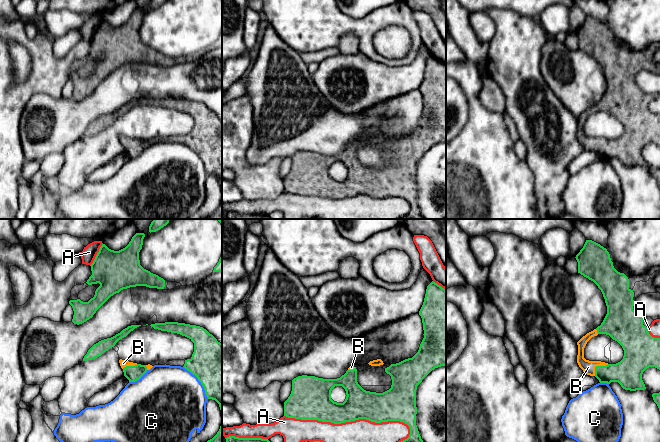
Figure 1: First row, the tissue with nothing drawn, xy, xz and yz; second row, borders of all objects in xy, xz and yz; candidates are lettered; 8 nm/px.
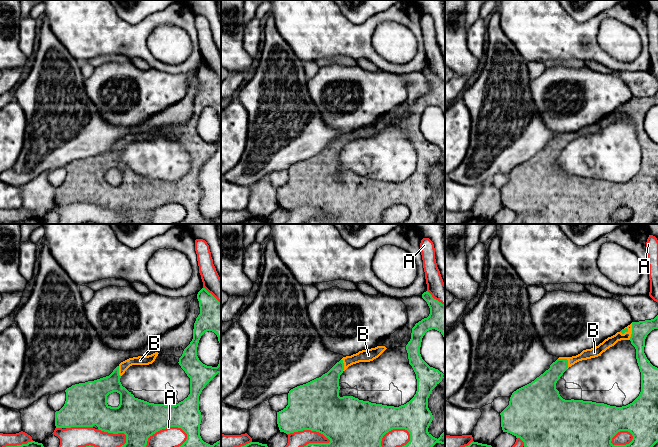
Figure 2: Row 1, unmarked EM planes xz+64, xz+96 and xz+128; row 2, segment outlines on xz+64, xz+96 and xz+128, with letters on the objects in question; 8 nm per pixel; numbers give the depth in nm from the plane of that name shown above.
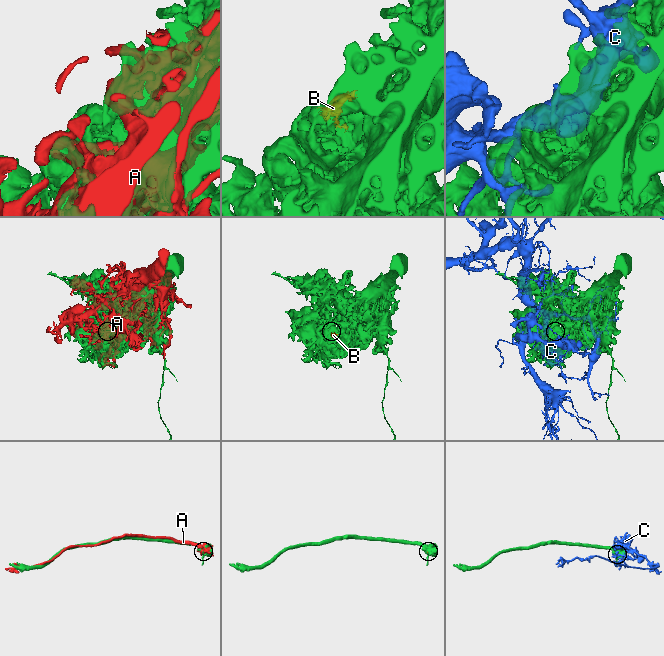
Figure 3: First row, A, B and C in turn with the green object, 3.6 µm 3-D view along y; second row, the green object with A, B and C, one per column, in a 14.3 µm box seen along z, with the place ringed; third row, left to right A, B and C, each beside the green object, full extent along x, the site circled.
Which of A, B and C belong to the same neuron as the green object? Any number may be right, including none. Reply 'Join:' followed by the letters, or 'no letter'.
Join: B

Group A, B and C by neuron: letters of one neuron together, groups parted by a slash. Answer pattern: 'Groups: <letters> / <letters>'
Groups: A / B / C

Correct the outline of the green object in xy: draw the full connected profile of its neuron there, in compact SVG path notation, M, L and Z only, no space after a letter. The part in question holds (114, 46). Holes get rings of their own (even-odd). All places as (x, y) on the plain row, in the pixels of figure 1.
M136 9L129 20L119 26L109 25L105 20L99 25L91 42L92 51L86 59L71 66L69 80L74 91L72 98L82 100L93 93L96 87L114 70L136 62L164 65L165 56L140 41L139 28L142 25L144 9ZM99 59L95 71L88 78L78 74L80 67Z

